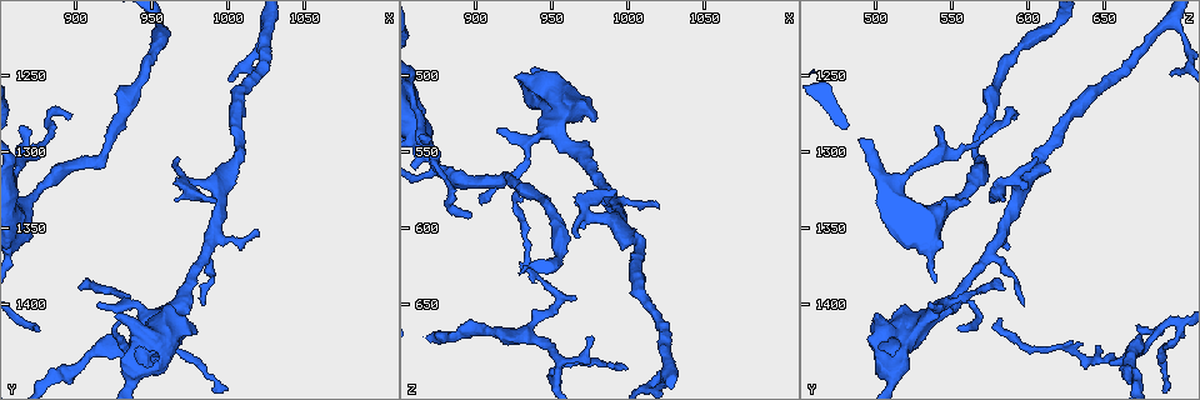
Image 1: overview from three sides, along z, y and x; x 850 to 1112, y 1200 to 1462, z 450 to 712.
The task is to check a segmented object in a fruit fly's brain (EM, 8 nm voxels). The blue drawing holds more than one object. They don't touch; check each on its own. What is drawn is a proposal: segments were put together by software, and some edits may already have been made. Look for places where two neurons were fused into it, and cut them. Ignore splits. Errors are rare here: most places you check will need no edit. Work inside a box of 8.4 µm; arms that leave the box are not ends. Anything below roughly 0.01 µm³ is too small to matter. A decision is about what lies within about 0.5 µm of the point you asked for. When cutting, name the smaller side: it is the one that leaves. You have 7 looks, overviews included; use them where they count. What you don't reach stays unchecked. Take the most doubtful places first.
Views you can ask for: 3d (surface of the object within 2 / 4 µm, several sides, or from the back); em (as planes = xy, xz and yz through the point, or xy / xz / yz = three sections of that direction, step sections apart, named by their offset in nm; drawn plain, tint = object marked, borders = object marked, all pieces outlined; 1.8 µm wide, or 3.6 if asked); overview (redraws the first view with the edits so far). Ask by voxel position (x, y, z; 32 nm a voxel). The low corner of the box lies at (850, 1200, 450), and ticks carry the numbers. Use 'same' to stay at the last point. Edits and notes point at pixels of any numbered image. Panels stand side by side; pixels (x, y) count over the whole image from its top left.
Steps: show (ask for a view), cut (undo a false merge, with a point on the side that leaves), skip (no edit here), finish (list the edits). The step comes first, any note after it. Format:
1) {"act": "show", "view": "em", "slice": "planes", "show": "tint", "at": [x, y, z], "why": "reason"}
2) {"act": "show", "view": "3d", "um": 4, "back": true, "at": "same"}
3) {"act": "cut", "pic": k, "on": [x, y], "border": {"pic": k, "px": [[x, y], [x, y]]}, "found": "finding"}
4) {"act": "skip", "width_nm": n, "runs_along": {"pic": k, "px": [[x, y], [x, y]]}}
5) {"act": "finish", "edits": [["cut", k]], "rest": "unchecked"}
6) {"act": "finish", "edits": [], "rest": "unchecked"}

{"act": "show", "view": "3d", "um": 4, "back": true, "at": [948, 1424, 522], "why": "closes a loop"}

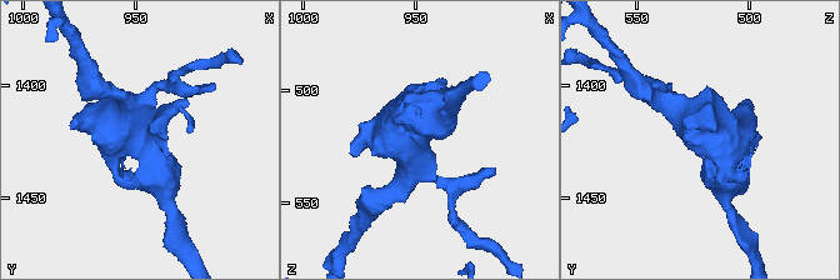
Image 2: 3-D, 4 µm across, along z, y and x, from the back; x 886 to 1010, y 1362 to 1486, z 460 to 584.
{"act": "show", "view": "em", "um": 3.6, "slice": "yz", "step": 4, "show": "tint", "at": [949, 1424, 521]}

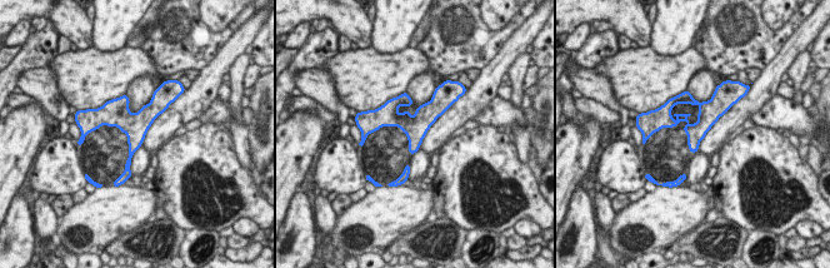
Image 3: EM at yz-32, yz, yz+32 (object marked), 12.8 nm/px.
{"act": "show", "view": "em", "um": 3.6, "slice": "planes", "show": "tint", "at": "same"}

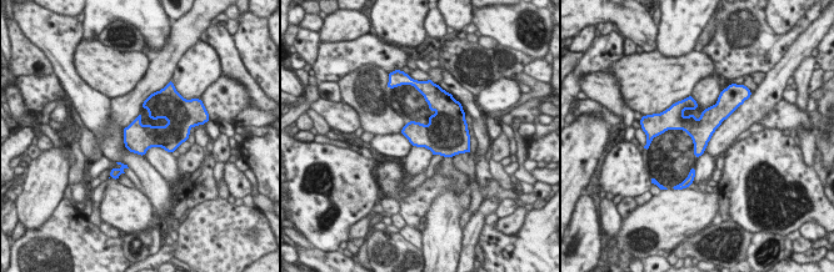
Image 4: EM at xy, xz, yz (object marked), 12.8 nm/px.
{"act": "skip", "width_nm": 340, "found": "continuous, no second neuron"}

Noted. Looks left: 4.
{"act": "show", "view": "em", "slice": "xy", "step": 16, "show": "tint", "at": [984, 1368, 574], "why": "sharp bend"}

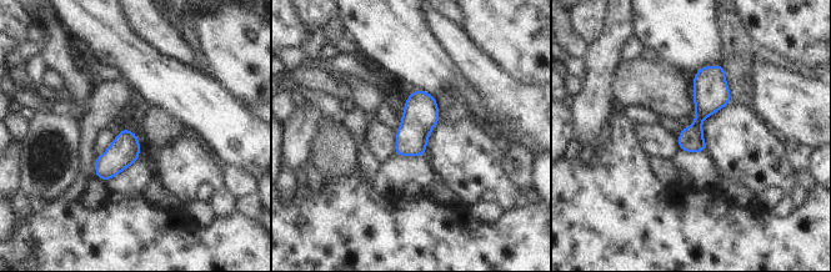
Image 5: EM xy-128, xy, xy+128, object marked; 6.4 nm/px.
{"act": "show", "view": "em", "slice": "planes", "show": "borders", "at": "same", "why": "another direction"}

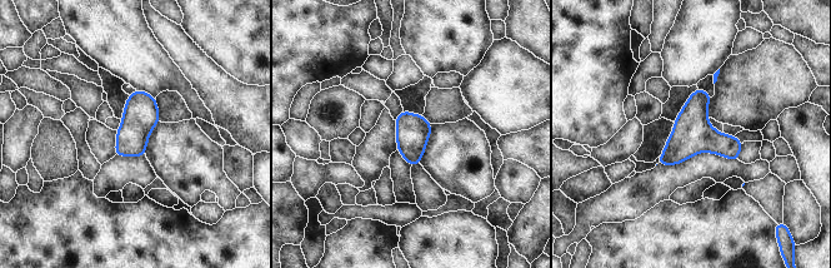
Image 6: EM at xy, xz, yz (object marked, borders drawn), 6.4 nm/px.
{"act": "skip", "width_nm": 220, "found": "one neuron here"}

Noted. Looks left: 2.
{"act": "show", "view": "em", "slice": "planes", "show": "tint", "at": [952, 1418, 686]}

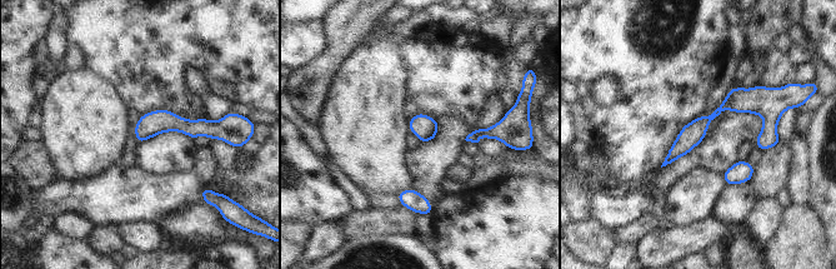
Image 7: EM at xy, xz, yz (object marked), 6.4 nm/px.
{"act": "skip", "runs_along": {"pic": 7, "px": [[775, 140], [756, 104], [725, 104], [667, 160]]}, "found": "one neuron here"}

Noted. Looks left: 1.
{"act": "finish", "edits": [], "rest": "unchecked"}

